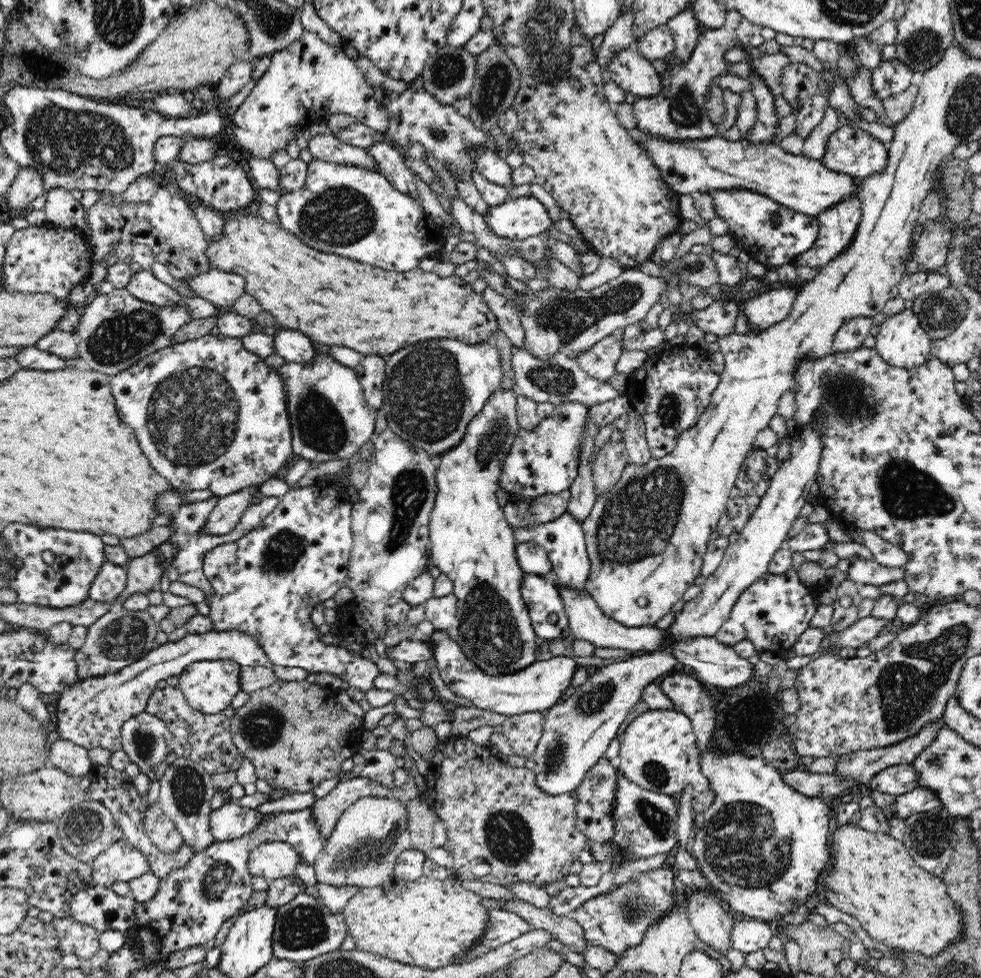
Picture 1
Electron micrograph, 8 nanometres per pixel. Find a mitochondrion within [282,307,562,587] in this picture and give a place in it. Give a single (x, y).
(425, 396)

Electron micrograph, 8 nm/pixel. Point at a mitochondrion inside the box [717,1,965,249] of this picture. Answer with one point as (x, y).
(921, 47)

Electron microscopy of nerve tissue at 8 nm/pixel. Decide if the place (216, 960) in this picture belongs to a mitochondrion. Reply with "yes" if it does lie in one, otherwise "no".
no

